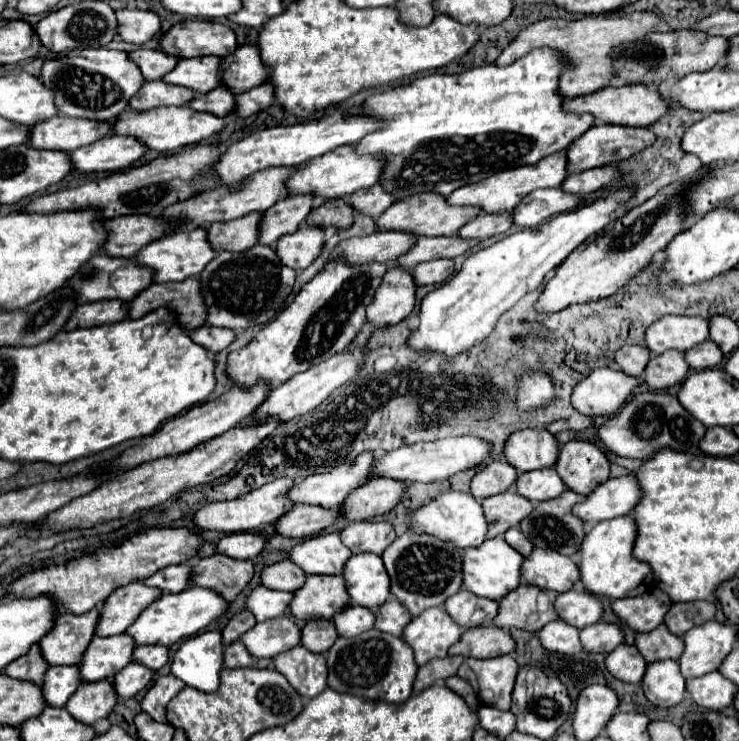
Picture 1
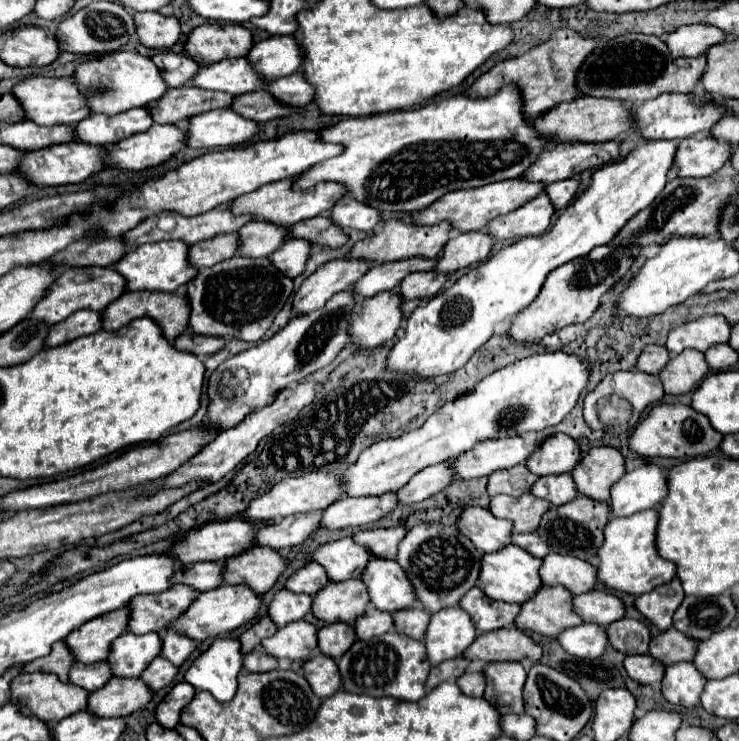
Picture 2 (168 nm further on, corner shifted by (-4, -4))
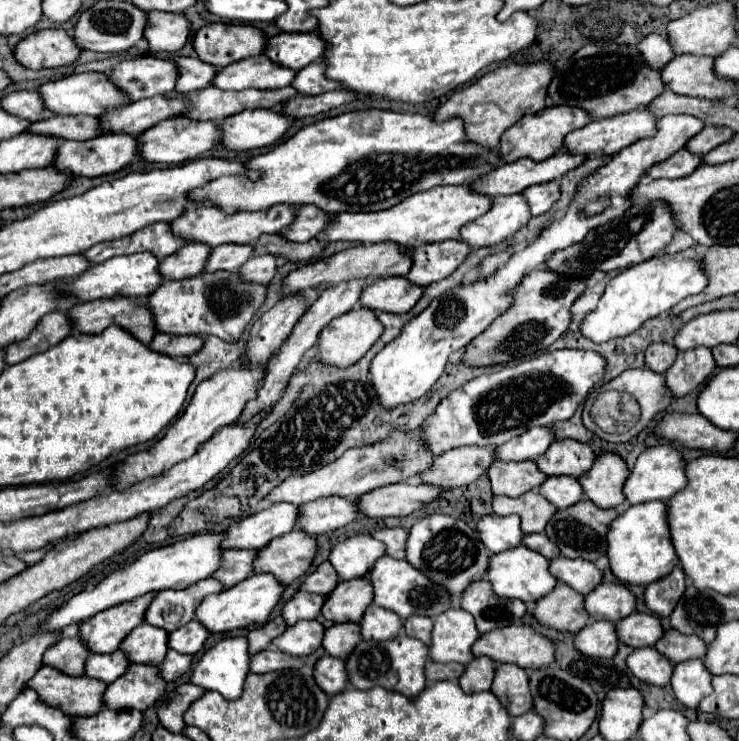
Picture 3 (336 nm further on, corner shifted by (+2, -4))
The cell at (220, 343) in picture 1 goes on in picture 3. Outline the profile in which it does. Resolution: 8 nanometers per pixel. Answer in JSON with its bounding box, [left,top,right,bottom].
[149,334,203,358]

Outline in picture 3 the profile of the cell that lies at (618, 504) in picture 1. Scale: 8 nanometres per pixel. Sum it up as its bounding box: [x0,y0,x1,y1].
[623,442,687,504]

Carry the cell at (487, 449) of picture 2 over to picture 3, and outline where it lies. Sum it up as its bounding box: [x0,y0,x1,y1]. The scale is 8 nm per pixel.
[497,426,557,462]

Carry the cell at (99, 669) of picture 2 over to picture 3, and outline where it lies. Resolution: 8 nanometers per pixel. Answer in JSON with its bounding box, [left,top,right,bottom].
[85,650,129,684]

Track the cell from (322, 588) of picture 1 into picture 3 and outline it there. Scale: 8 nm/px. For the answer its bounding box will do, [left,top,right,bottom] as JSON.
[323,578,373,622]

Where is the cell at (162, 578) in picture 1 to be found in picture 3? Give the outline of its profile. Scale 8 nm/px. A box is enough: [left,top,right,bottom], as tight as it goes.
[213,550,259,586]

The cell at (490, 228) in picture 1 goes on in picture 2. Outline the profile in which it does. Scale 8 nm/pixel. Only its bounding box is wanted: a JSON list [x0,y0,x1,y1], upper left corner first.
[435,230,495,274]

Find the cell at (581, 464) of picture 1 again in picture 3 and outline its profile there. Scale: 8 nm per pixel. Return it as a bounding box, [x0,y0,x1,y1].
[579,452,629,508]

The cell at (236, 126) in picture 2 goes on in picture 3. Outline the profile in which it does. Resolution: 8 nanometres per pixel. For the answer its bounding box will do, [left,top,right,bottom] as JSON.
[221,110,293,150]

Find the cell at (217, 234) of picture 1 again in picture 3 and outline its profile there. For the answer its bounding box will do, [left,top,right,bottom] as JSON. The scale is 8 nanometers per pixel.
[157,242,211,280]

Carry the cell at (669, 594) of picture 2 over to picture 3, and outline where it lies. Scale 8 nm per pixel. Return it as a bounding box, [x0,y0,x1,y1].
[645,566,685,616]

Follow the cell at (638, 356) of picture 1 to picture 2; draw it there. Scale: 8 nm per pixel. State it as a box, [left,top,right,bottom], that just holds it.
[635,346,669,374]

